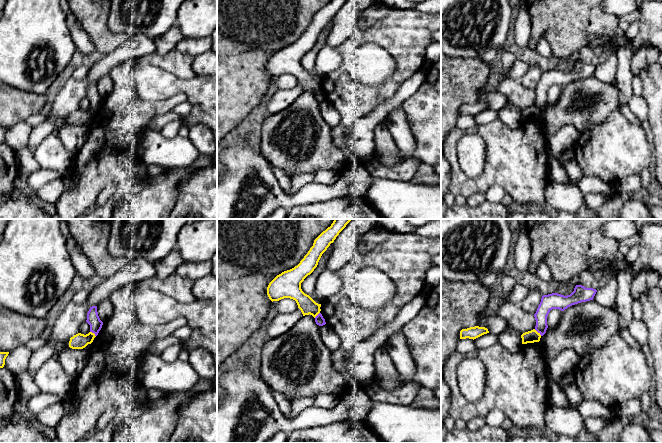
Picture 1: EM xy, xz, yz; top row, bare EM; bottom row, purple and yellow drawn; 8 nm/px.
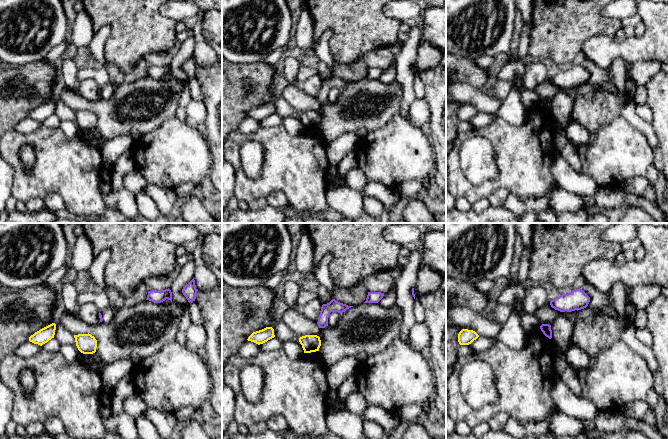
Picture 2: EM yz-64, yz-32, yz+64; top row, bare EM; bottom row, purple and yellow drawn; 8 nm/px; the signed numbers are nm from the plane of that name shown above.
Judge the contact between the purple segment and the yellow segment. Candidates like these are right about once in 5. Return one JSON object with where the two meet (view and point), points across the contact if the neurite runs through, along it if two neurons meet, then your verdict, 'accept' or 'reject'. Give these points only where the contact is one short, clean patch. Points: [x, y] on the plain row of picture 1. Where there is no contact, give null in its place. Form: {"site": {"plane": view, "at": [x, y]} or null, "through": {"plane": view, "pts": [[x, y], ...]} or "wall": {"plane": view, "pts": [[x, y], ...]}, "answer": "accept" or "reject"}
{"site": {"plane": "yz", "at": [538, 108]}, "wall": {"plane": "yz", "pts": [[534, 105], [541, 111]]}, "answer": "reject"}

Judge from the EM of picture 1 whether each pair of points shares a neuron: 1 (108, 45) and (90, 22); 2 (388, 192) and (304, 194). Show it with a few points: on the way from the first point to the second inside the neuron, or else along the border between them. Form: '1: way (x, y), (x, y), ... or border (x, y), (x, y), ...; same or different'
1: way (104, 39), (96, 28); same
2: border (373, 178), (365, 193); different

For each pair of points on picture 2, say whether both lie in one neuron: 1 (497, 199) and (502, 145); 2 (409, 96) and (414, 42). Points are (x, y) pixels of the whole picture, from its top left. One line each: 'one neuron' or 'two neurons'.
1: two neurons
2: one neuron

